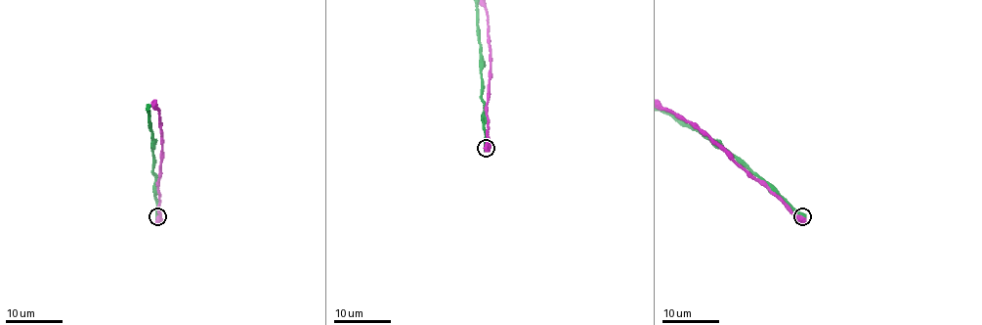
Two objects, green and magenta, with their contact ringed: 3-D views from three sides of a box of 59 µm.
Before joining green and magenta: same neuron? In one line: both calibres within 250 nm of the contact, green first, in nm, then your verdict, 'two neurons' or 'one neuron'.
600/550 nm | two neurons

